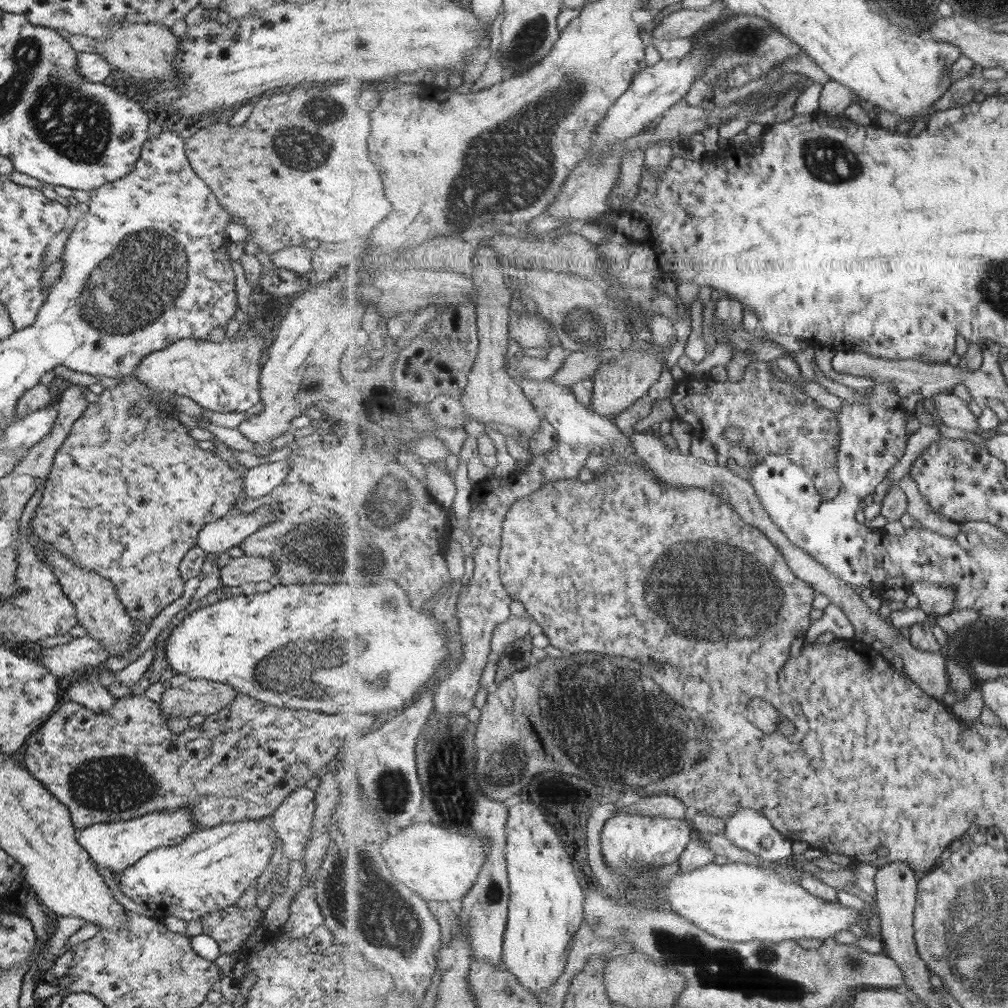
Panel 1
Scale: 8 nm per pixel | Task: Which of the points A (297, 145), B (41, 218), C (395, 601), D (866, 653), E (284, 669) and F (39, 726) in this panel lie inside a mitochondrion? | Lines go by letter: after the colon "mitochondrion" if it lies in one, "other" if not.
A: mitochondrion
B: other
C: mitochondrion
D: other
E: mitochondrion
F: other

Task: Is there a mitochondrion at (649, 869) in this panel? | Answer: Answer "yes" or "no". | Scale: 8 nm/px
no

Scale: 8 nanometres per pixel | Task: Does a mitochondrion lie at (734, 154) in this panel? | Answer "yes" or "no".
no

